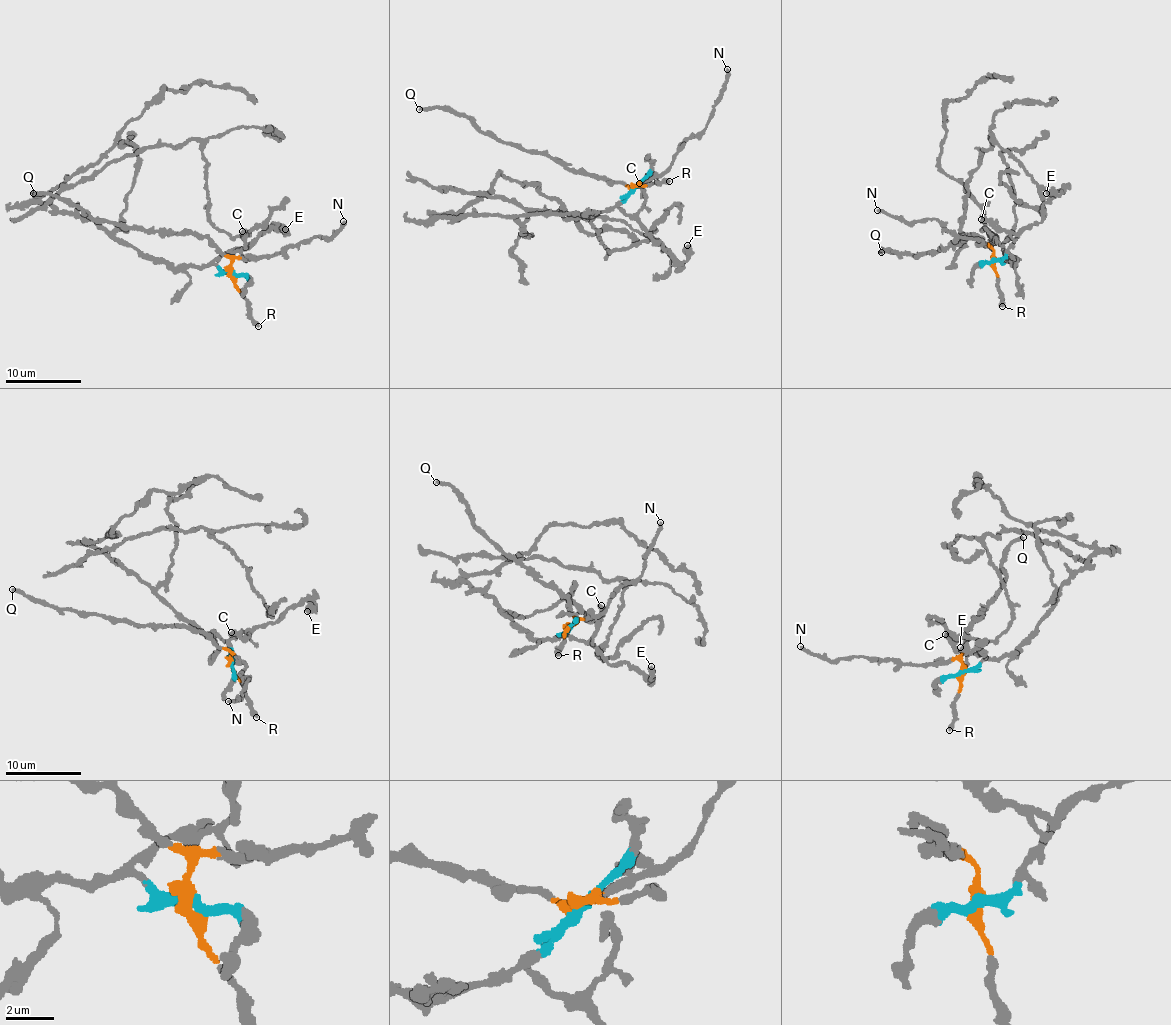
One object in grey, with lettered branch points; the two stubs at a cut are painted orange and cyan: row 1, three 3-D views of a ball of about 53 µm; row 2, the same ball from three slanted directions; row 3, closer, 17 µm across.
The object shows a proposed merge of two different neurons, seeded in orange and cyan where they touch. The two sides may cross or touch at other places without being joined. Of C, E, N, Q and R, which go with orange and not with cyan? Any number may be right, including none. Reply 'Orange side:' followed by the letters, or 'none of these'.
Orange side: N, Q, R

